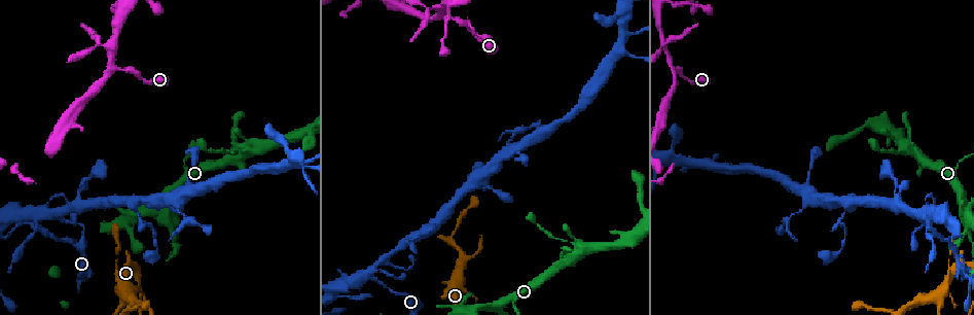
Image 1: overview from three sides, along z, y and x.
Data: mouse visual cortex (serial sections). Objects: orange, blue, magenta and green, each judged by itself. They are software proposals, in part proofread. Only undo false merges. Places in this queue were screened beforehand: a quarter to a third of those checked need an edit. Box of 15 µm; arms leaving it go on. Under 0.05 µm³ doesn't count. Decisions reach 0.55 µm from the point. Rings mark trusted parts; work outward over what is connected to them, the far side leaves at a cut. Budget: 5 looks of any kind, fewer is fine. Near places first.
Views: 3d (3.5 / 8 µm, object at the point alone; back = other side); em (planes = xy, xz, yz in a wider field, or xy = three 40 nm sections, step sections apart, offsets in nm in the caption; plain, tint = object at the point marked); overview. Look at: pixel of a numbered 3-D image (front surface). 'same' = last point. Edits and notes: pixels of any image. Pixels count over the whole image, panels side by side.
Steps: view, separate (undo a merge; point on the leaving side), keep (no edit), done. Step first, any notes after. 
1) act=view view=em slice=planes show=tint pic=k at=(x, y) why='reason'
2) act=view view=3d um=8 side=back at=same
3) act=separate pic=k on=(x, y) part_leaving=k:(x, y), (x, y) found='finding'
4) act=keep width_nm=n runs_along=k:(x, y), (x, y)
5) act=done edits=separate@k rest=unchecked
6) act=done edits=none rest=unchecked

act=view view=3d um=8 pic=1 at=(168, 208) why='abrupt turn'

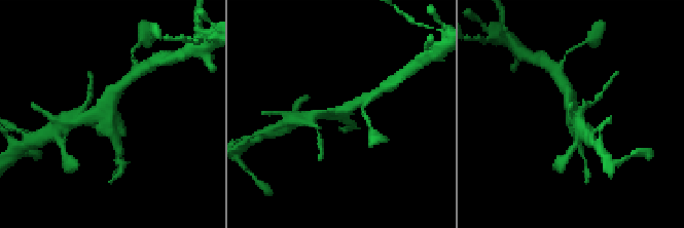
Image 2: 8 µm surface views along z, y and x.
act=view view=em slice=xy step=3 show=tint pic=2 at=(108, 116)

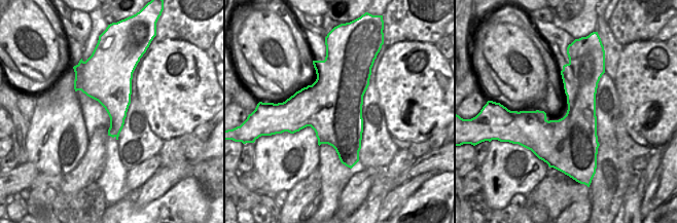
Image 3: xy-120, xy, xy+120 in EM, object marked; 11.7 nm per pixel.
act=keep runs_along=2:(119, 87), (108, 116), (80, 119) found='one cell here'

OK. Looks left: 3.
act=view view=3d um=3.5 pic=1 at=(927, 221) why='looks like a crossing'

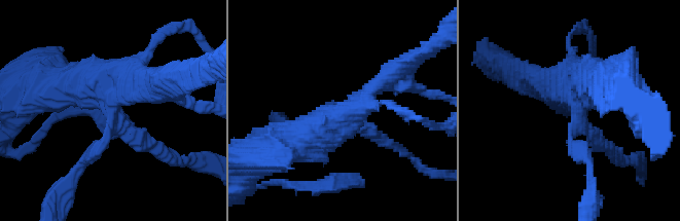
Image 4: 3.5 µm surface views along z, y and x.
act=view view=em slice=xy step=3 show=tint pic=4 at=(576, 105)

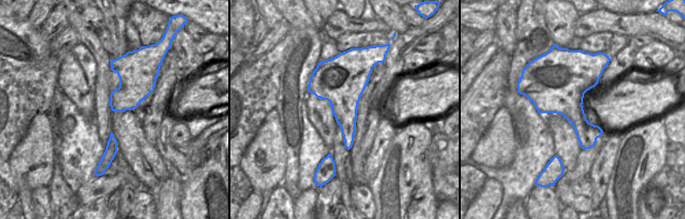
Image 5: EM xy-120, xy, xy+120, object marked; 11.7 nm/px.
act=keep runs_along=4:(606, 145), (579, 119), (572, 85), (540, 78) found='continuous, no second cell'

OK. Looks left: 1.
act=done edits=none rest=unchecked

